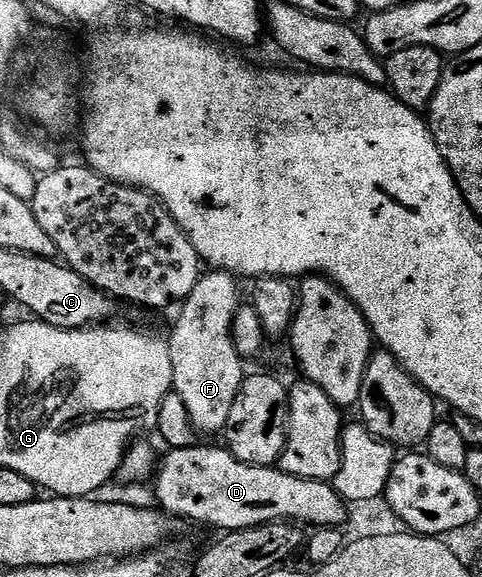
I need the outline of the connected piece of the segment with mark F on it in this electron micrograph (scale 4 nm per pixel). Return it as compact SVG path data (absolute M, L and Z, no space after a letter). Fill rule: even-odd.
M212 269L207 273L200 277L197 288L193 288L191 295L178 307L179 319L176 320L171 338L167 342L173 364L173 393L185 400L185 408L189 408L189 420L200 435L215 434L218 430L219 433L226 431L229 408L233 408L233 400L237 400L237 392L245 377L245 362L240 358L231 335L233 320L241 305L240 279L226 270Z

